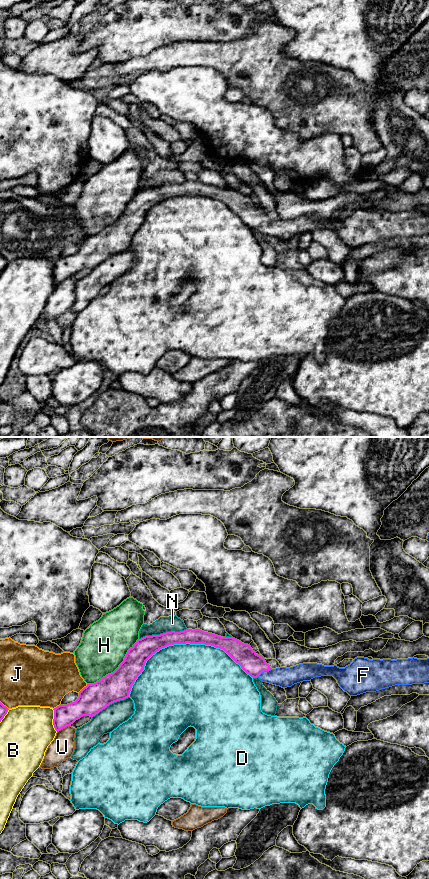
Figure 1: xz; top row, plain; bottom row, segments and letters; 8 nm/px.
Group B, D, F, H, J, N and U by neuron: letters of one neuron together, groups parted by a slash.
B / D / F / H / J / N / U

